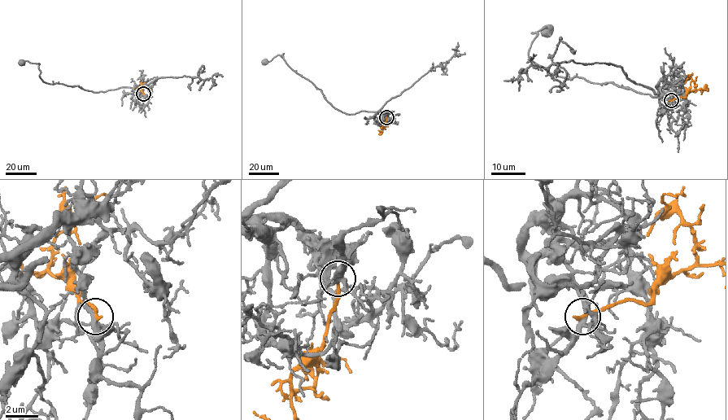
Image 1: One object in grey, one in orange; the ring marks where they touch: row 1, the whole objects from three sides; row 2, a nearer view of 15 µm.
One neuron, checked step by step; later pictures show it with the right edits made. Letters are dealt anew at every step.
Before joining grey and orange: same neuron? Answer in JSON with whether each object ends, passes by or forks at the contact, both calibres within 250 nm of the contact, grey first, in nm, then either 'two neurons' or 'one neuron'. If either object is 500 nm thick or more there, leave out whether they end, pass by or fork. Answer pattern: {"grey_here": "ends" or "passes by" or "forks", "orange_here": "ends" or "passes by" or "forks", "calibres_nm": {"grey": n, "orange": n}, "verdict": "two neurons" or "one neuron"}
{"grey_here": "forks", "orange_here": "ends", "calibres_nm": {"grey": 240, "orange": 200}, "verdict": "two neurons"}

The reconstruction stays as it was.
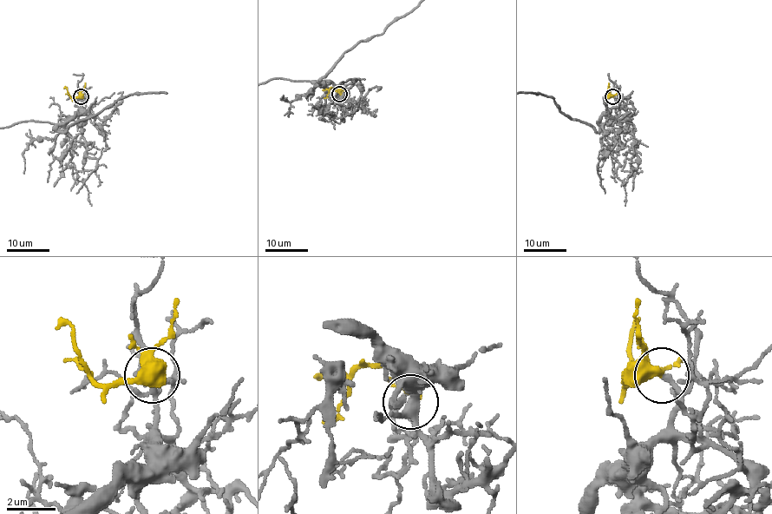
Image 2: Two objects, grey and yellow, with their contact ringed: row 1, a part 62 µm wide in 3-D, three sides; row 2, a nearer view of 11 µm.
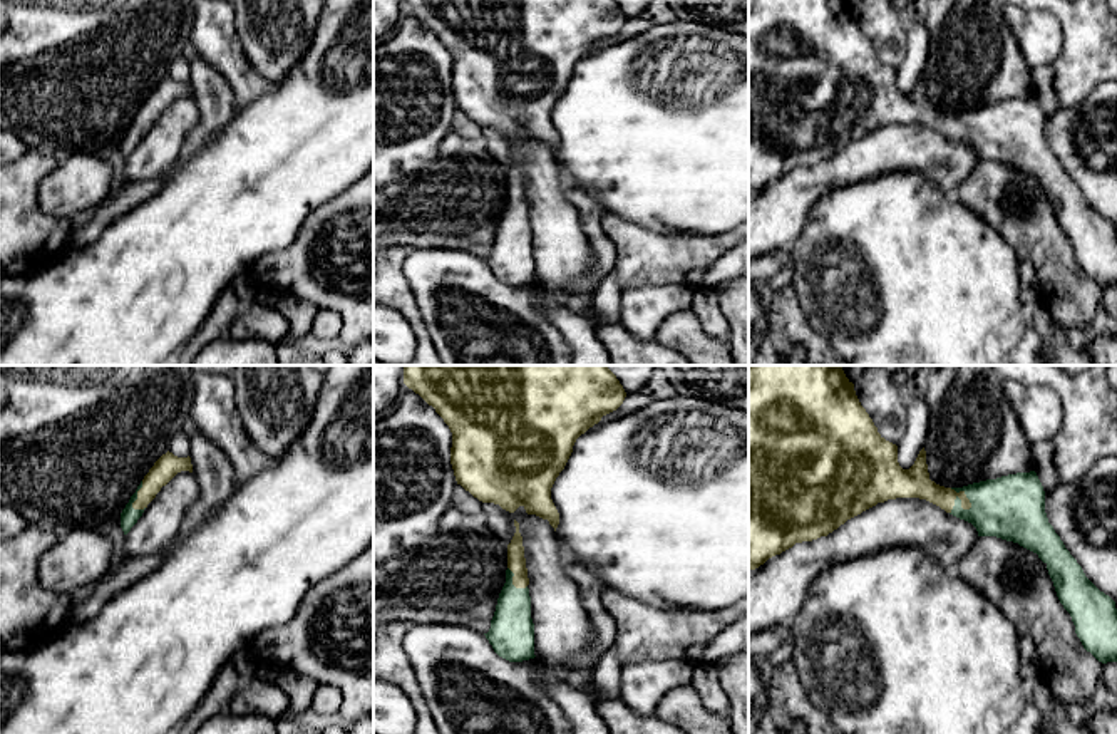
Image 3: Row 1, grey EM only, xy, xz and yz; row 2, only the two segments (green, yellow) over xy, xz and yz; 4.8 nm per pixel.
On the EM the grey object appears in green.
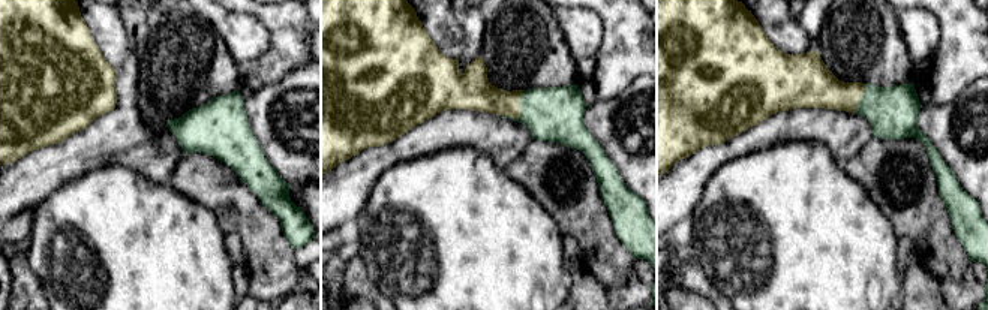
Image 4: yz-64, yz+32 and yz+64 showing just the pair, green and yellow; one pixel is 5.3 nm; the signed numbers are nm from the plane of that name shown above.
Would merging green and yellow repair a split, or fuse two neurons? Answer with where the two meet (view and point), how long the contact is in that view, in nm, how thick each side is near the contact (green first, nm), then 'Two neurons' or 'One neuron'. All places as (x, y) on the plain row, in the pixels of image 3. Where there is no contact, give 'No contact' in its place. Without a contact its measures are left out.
Touches green at yz (955, 126). Shared border 140 nm. Thickness 300 nm (green) against 140 nm. One neuron

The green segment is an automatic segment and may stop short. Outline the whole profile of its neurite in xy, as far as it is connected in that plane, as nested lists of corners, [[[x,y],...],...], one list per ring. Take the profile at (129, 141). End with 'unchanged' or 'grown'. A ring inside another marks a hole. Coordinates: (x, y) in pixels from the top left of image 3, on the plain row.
[[[172,77],[162,79],[149,97],[144,101],[136,117],[131,121],[129,127],[121,137],[121,152],[124,159],[142,141],[147,129],[156,122],[162,111],[166,111],[178,97],[189,96],[193,97],[191,82],[178,82]]]; grown

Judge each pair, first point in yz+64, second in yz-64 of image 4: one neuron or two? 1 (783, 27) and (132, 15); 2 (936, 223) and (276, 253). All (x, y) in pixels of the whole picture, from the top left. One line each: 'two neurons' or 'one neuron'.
1: two neurons
2: one neuron

